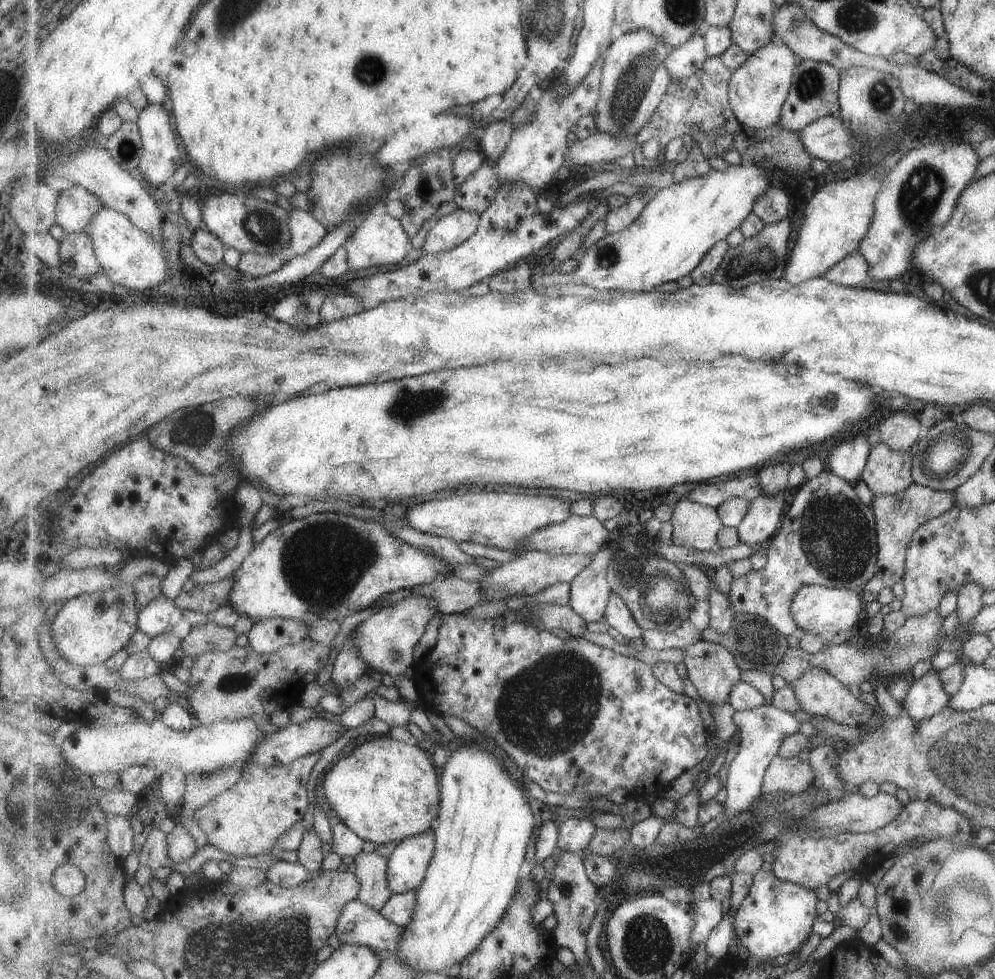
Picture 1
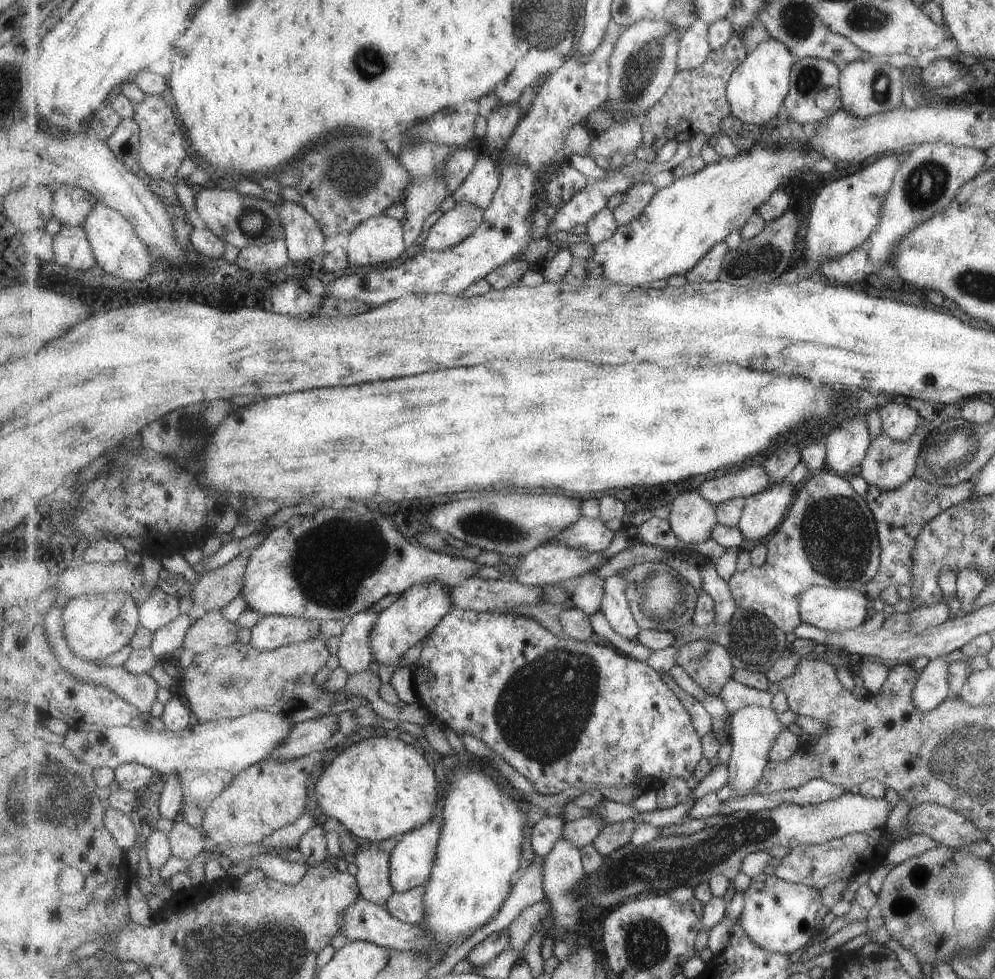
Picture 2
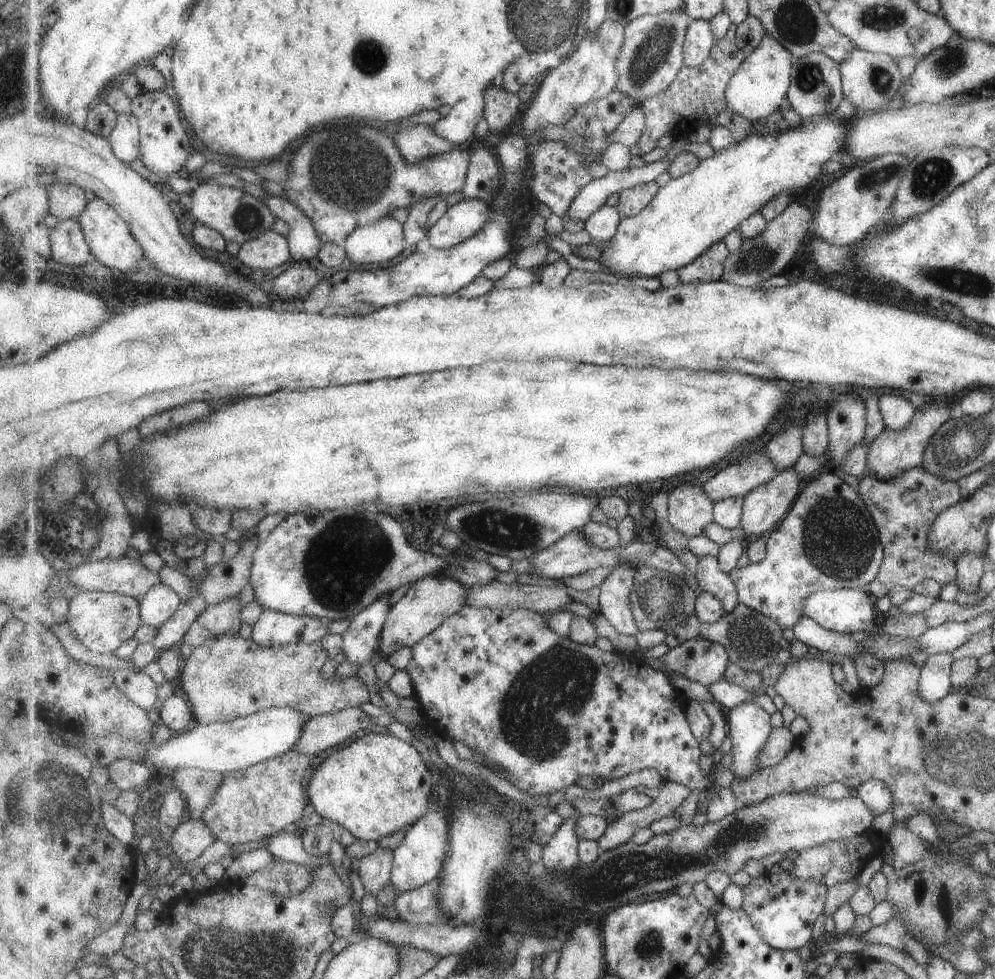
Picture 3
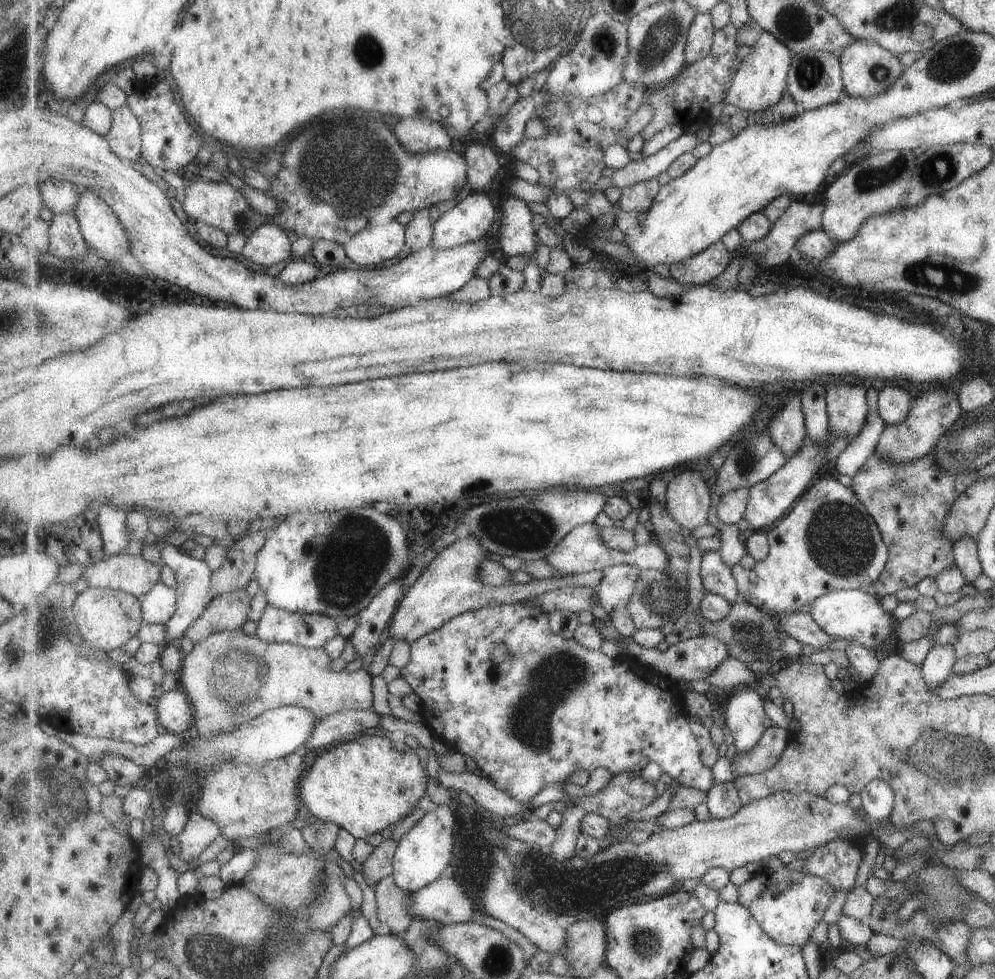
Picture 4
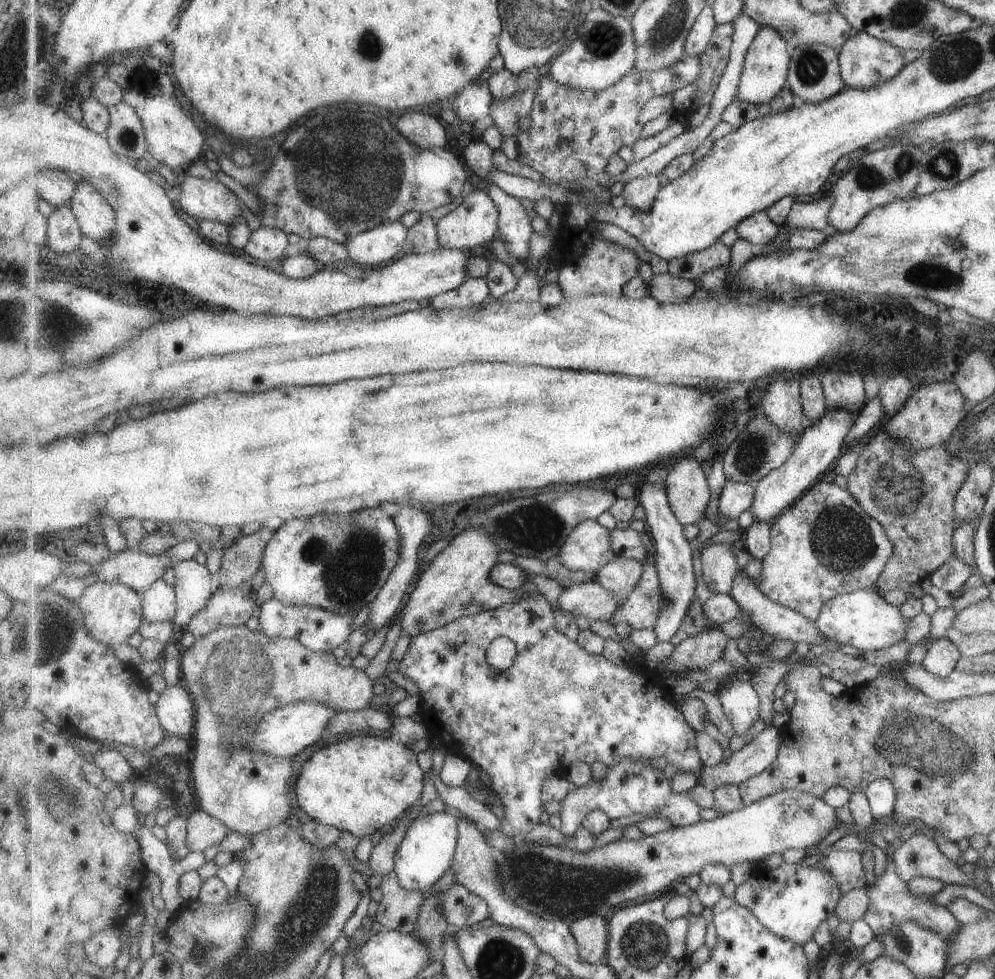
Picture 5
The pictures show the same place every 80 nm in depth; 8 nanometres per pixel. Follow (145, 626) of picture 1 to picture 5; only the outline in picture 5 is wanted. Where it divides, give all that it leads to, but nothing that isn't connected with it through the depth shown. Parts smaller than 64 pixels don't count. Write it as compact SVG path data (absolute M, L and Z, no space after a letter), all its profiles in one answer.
M159 579L141 593L145 621L149 623L171 621L178 604L176 587Z

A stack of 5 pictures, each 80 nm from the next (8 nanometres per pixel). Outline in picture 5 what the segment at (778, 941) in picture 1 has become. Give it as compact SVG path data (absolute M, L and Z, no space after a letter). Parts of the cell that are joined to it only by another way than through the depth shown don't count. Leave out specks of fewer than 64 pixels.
M783 862L774 869L757 867L752 876L737 887L733 897L749 908L772 933L803 945L813 940L813 934L834 912L841 896L838 883L827 869L817 864Z

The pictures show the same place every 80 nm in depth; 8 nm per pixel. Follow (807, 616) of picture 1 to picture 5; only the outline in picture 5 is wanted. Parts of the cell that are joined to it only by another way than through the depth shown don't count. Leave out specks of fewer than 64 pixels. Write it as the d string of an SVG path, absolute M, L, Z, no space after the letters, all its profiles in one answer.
M854 590L836 594L825 603L816 625L825 638L839 644L849 644L859 652L873 652L901 642L906 636L907 619L899 612L899 607L887 604L881 596L867 590Z

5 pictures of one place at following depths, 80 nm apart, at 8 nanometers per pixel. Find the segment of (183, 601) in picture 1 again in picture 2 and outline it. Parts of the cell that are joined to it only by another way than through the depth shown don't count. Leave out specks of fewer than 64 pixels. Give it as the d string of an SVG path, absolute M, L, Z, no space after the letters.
M254 549L239 554L222 567L200 576L193 588L191 602L205 611L221 609L233 602L245 586L246 570Z

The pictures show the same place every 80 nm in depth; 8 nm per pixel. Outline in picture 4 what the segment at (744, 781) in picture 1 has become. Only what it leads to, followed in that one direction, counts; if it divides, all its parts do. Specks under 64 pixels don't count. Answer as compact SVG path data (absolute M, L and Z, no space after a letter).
M741 687L733 693L725 706L726 719L734 734L736 752L739 753L750 751L767 728L765 700L755 687Z

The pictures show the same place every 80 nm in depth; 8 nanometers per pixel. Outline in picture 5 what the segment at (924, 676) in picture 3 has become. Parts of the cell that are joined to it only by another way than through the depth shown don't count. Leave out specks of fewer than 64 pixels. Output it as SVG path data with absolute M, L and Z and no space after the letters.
M944 635L927 646L926 653L920 663L927 672L944 677L955 668L959 657L958 646Z

